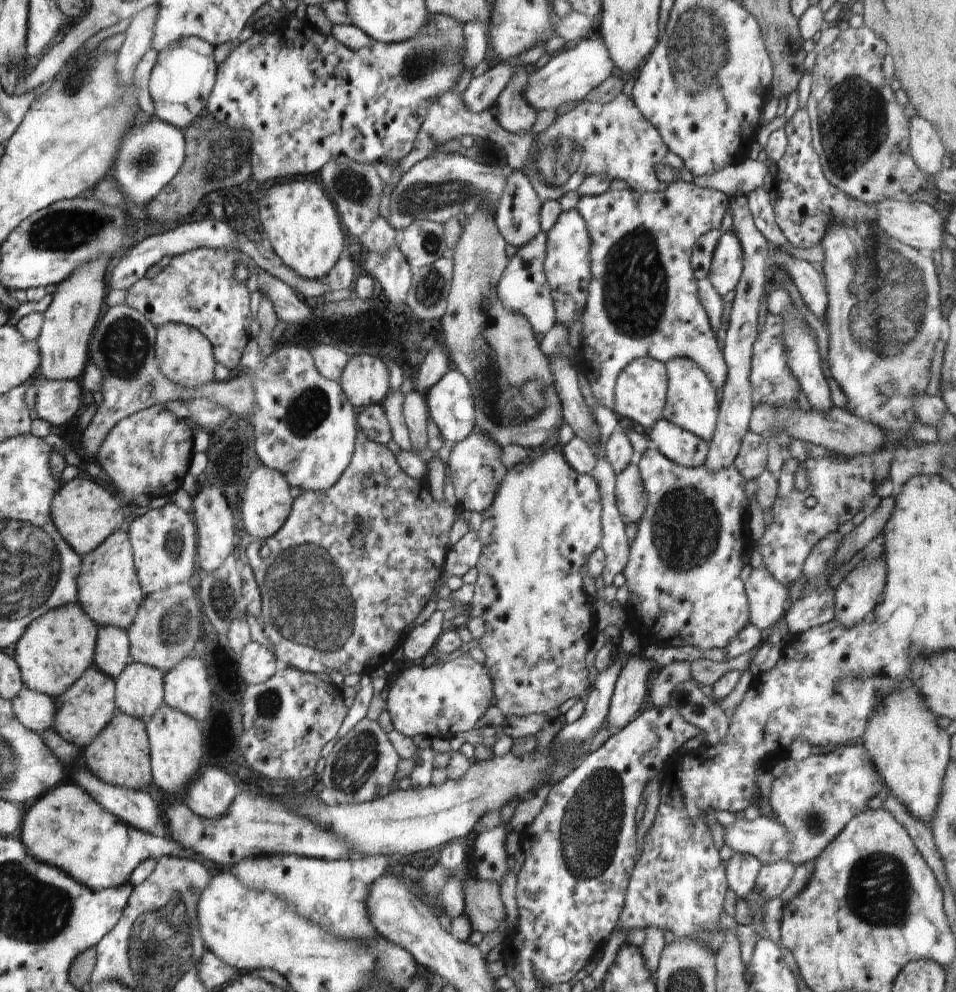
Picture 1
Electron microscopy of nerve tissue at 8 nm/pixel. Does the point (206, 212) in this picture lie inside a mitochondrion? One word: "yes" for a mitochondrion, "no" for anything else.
no

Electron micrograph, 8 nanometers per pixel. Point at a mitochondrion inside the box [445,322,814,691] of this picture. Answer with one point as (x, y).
(687, 525)

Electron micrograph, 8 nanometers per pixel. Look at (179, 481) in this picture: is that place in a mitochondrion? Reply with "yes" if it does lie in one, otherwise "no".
no

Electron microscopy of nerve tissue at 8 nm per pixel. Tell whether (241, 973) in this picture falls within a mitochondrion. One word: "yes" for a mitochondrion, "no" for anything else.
no

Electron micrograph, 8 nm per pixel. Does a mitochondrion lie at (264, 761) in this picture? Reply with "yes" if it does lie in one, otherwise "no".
no

